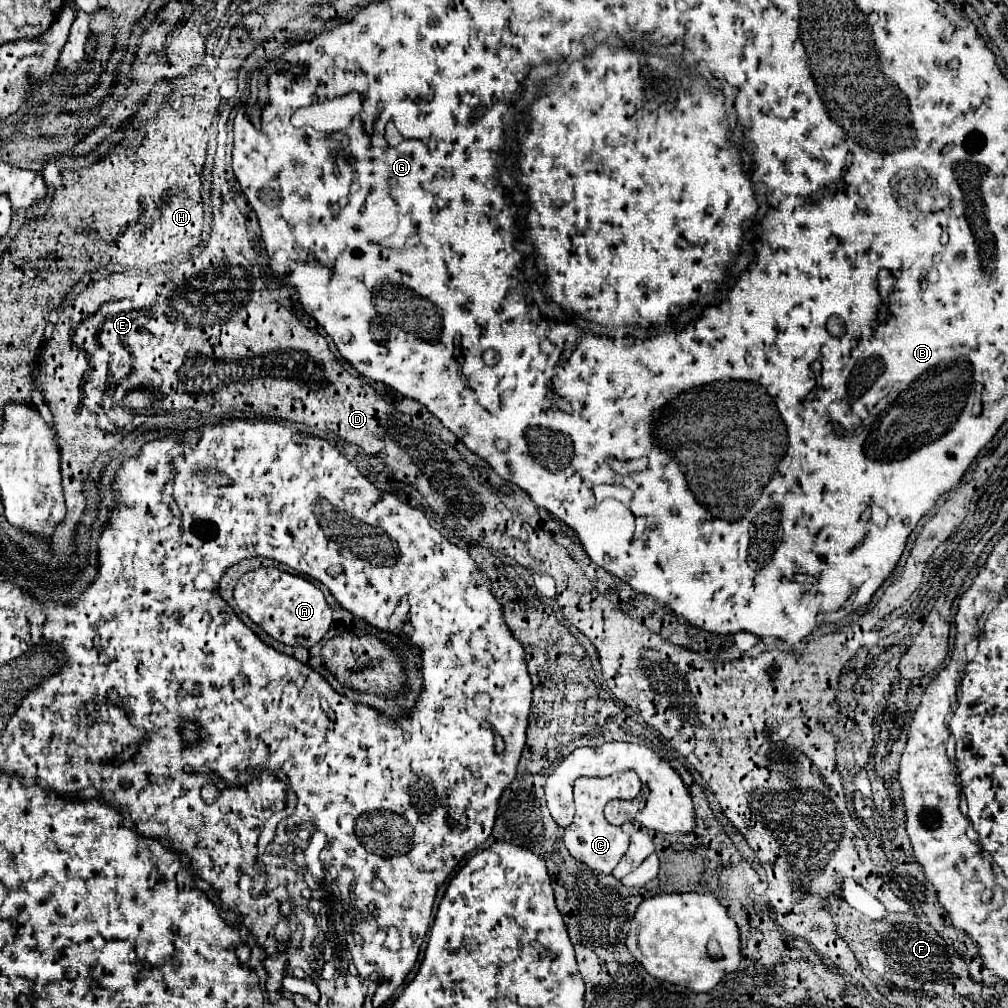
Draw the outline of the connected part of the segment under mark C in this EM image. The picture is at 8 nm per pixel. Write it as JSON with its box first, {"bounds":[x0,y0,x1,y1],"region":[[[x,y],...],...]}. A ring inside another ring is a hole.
{"bounds":[563,770,641,874],"region":[[[631,770],[611,774],[605,778],[577,778],[575,782],[575,818],[573,824],[567,826],[563,832],[563,844],[577,862],[589,866],[599,874],[611,874],[617,862],[621,860],[621,856],[625,854],[625,850],[629,848],[629,836],[619,826],[611,826],[603,818],[605,804],[609,800],[629,796],[629,788],[631,788],[631,796],[633,792],[639,794],[641,790],[641,782],[637,774]]]}

